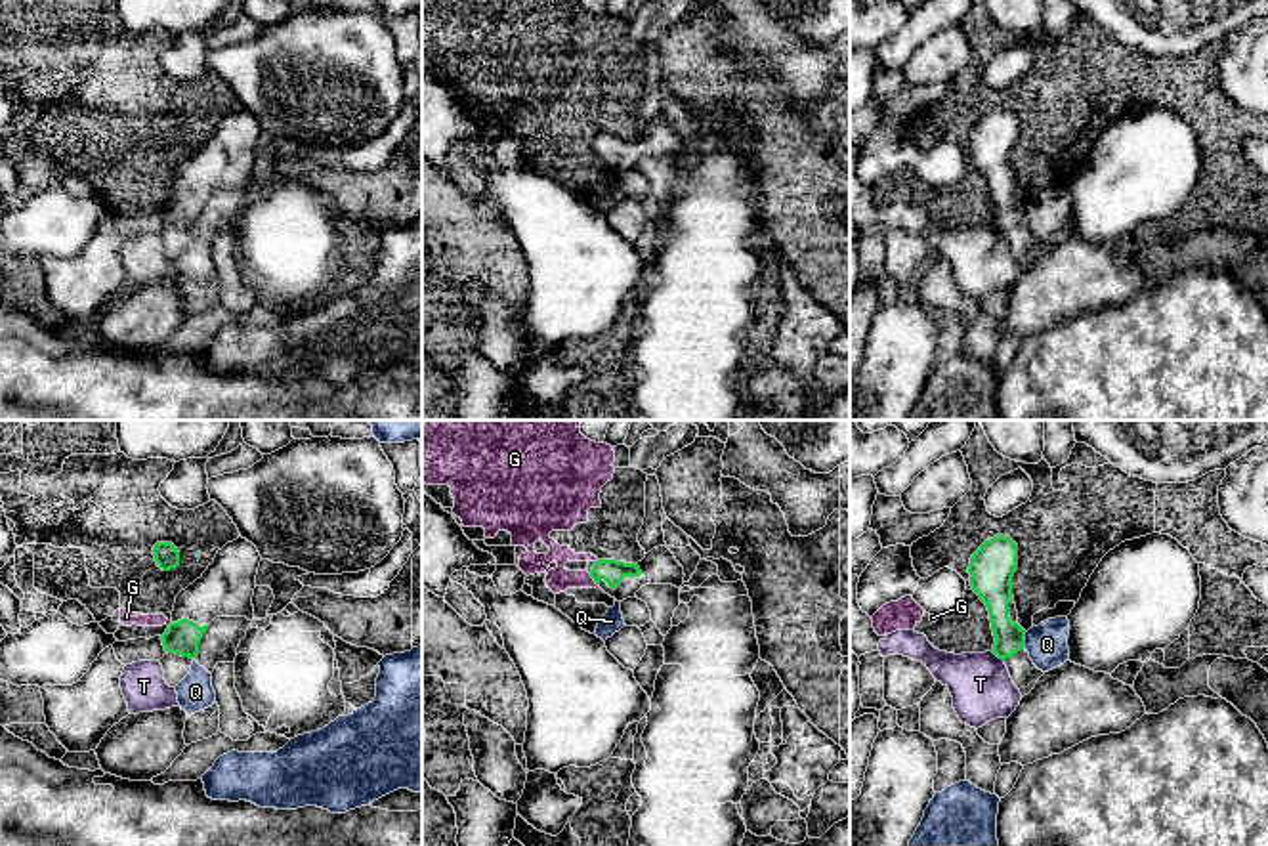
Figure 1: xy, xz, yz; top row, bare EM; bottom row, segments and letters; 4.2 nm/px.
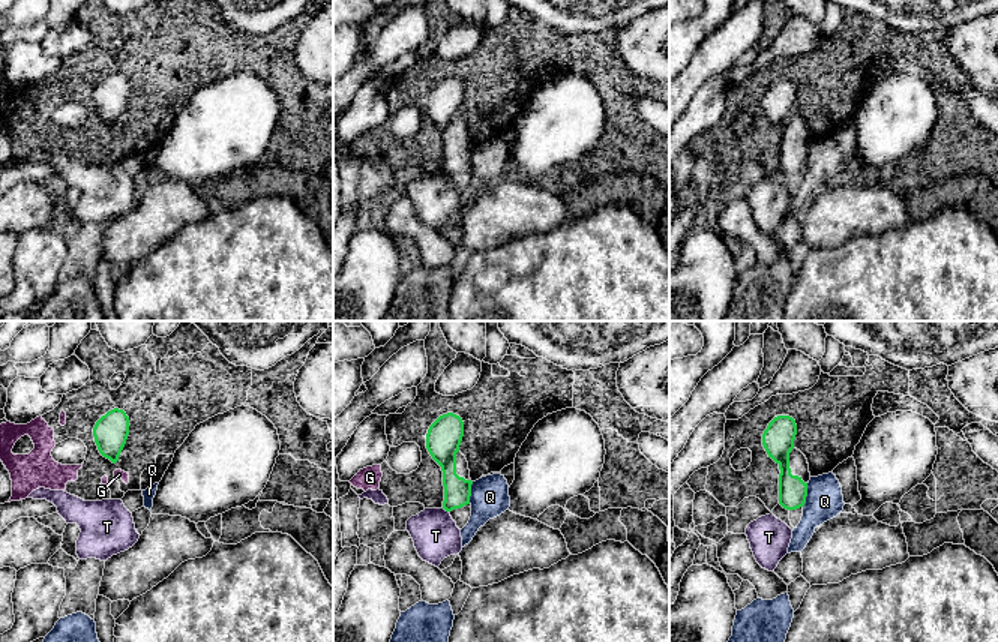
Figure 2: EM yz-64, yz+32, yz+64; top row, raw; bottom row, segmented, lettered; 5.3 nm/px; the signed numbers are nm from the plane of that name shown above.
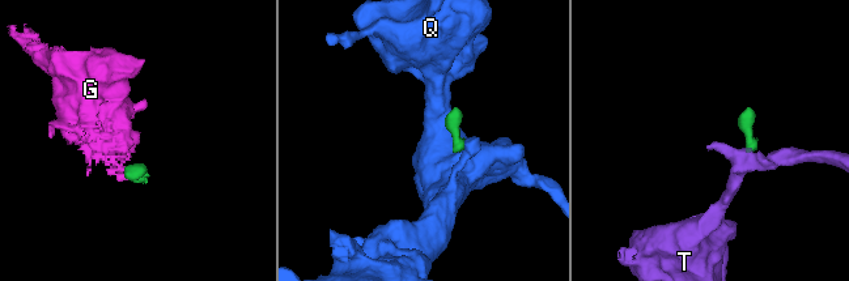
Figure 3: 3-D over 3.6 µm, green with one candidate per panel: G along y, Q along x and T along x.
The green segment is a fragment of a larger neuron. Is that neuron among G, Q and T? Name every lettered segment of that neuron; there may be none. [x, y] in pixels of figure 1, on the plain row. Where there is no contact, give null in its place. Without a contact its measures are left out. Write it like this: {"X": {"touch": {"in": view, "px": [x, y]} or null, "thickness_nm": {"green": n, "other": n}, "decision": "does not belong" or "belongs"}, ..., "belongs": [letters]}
{"G": {"touch": {"in": "xz", "px": [592, 149]}, "thickness_nm": {"green": 100, "other": 100}, "decision": "does not belong"}, "Q": {"touch": {"in": "yz", "px": [1024, 212]}, "thickness_nm": {"green": 140, "other": 180}, "decision": "does not belong"}, "T": {"touch": {"in": "yz", "px": [997, 228]}, "thickness_nm": {"green": 130, "other": 260}, "decision": "does not belong"}, "belongs": []}

